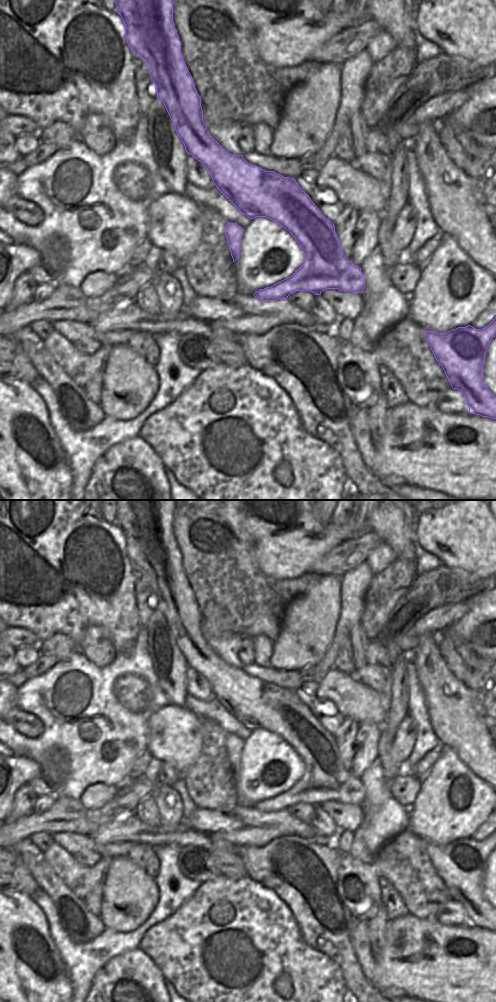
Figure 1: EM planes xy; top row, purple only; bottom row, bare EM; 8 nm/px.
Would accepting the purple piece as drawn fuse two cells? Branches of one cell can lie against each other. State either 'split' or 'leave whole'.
split

